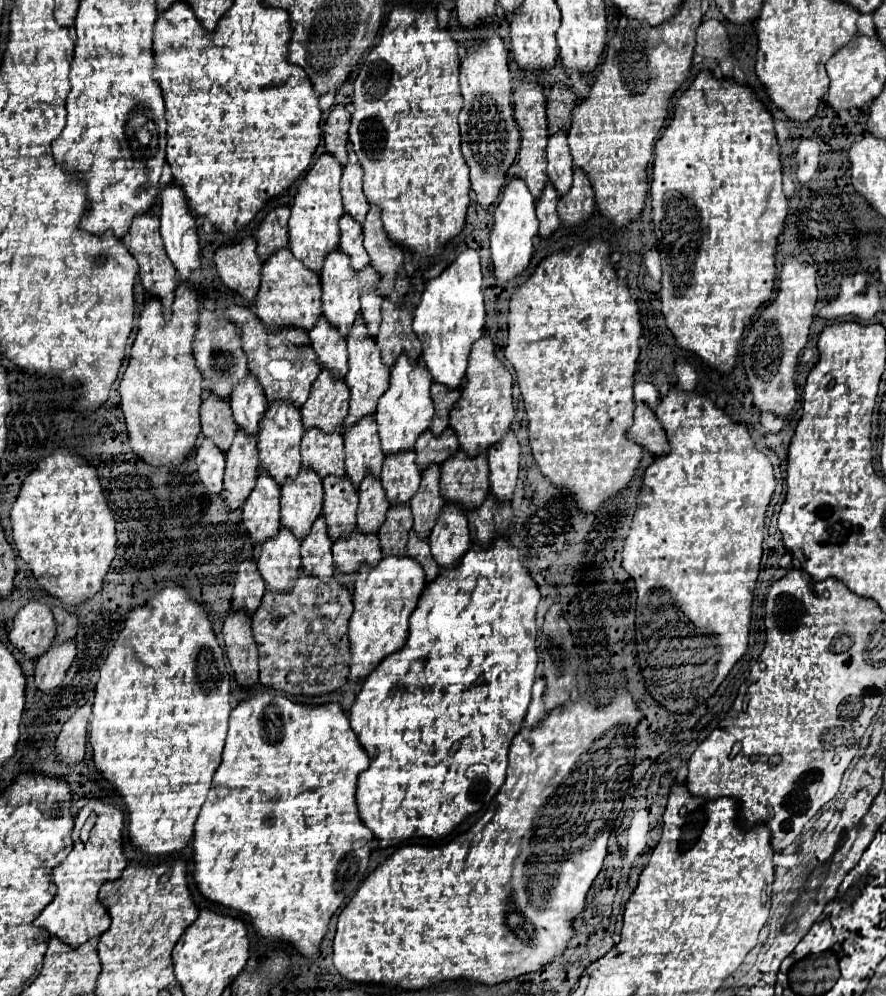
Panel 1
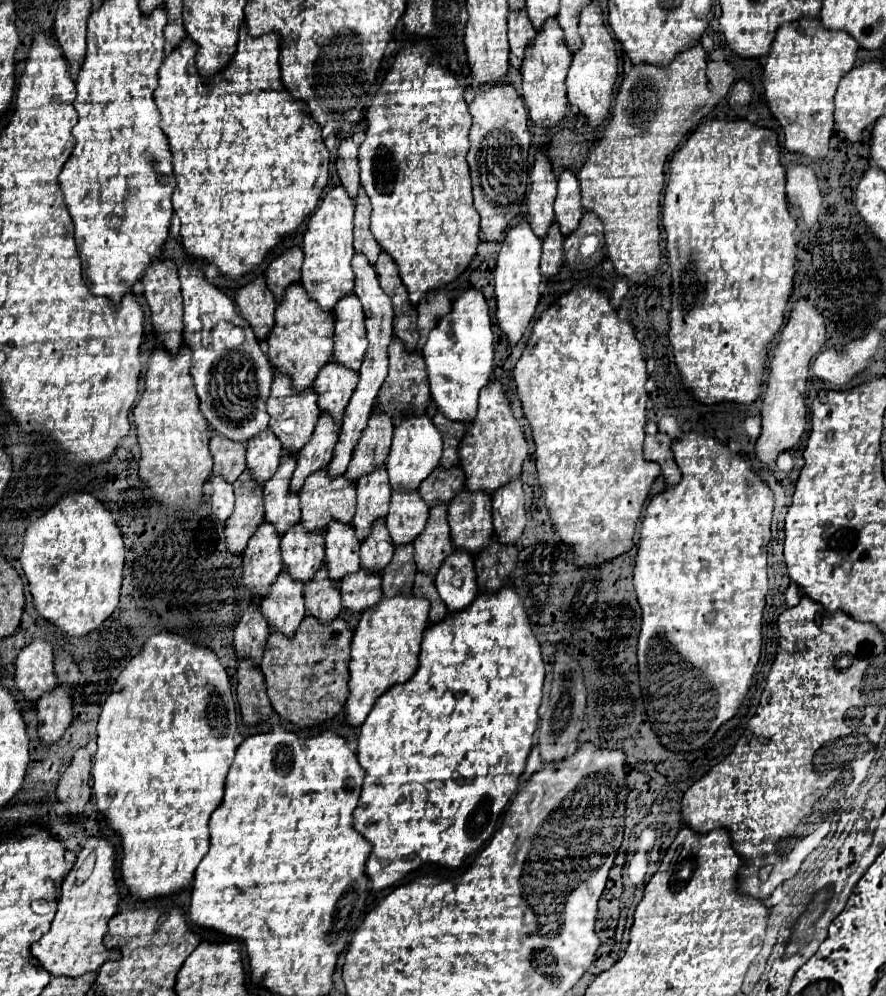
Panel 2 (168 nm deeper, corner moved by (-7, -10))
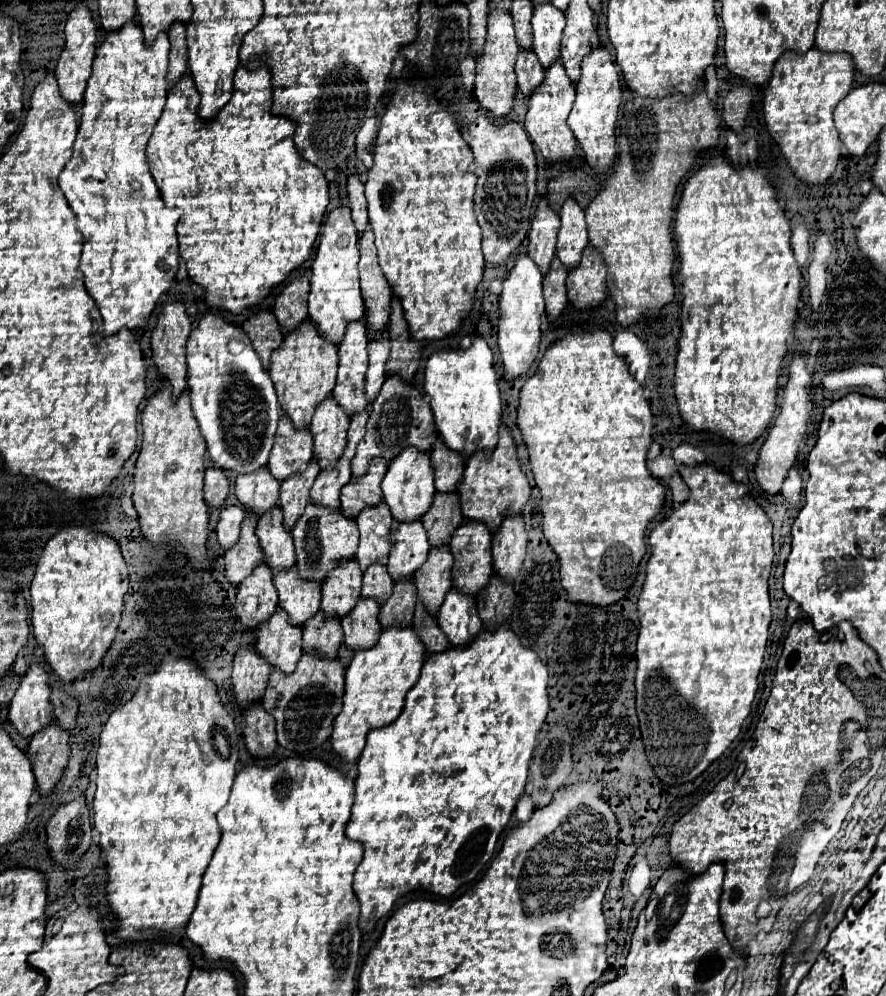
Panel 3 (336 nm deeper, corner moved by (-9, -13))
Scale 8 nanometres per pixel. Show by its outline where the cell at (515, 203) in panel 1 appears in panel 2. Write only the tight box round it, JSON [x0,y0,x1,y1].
[495,222,541,346]

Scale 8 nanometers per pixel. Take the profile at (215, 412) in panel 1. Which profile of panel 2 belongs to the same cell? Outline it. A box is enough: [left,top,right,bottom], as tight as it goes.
[211,434,245,484]

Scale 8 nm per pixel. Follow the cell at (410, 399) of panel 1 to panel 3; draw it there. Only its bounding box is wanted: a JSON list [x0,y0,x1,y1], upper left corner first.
[381,447,435,521]

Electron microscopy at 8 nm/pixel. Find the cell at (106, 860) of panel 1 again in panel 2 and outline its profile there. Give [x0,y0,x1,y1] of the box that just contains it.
[31,838,121,978]

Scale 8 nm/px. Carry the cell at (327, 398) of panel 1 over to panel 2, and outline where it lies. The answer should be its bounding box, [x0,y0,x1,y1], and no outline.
[289,414,339,494]

